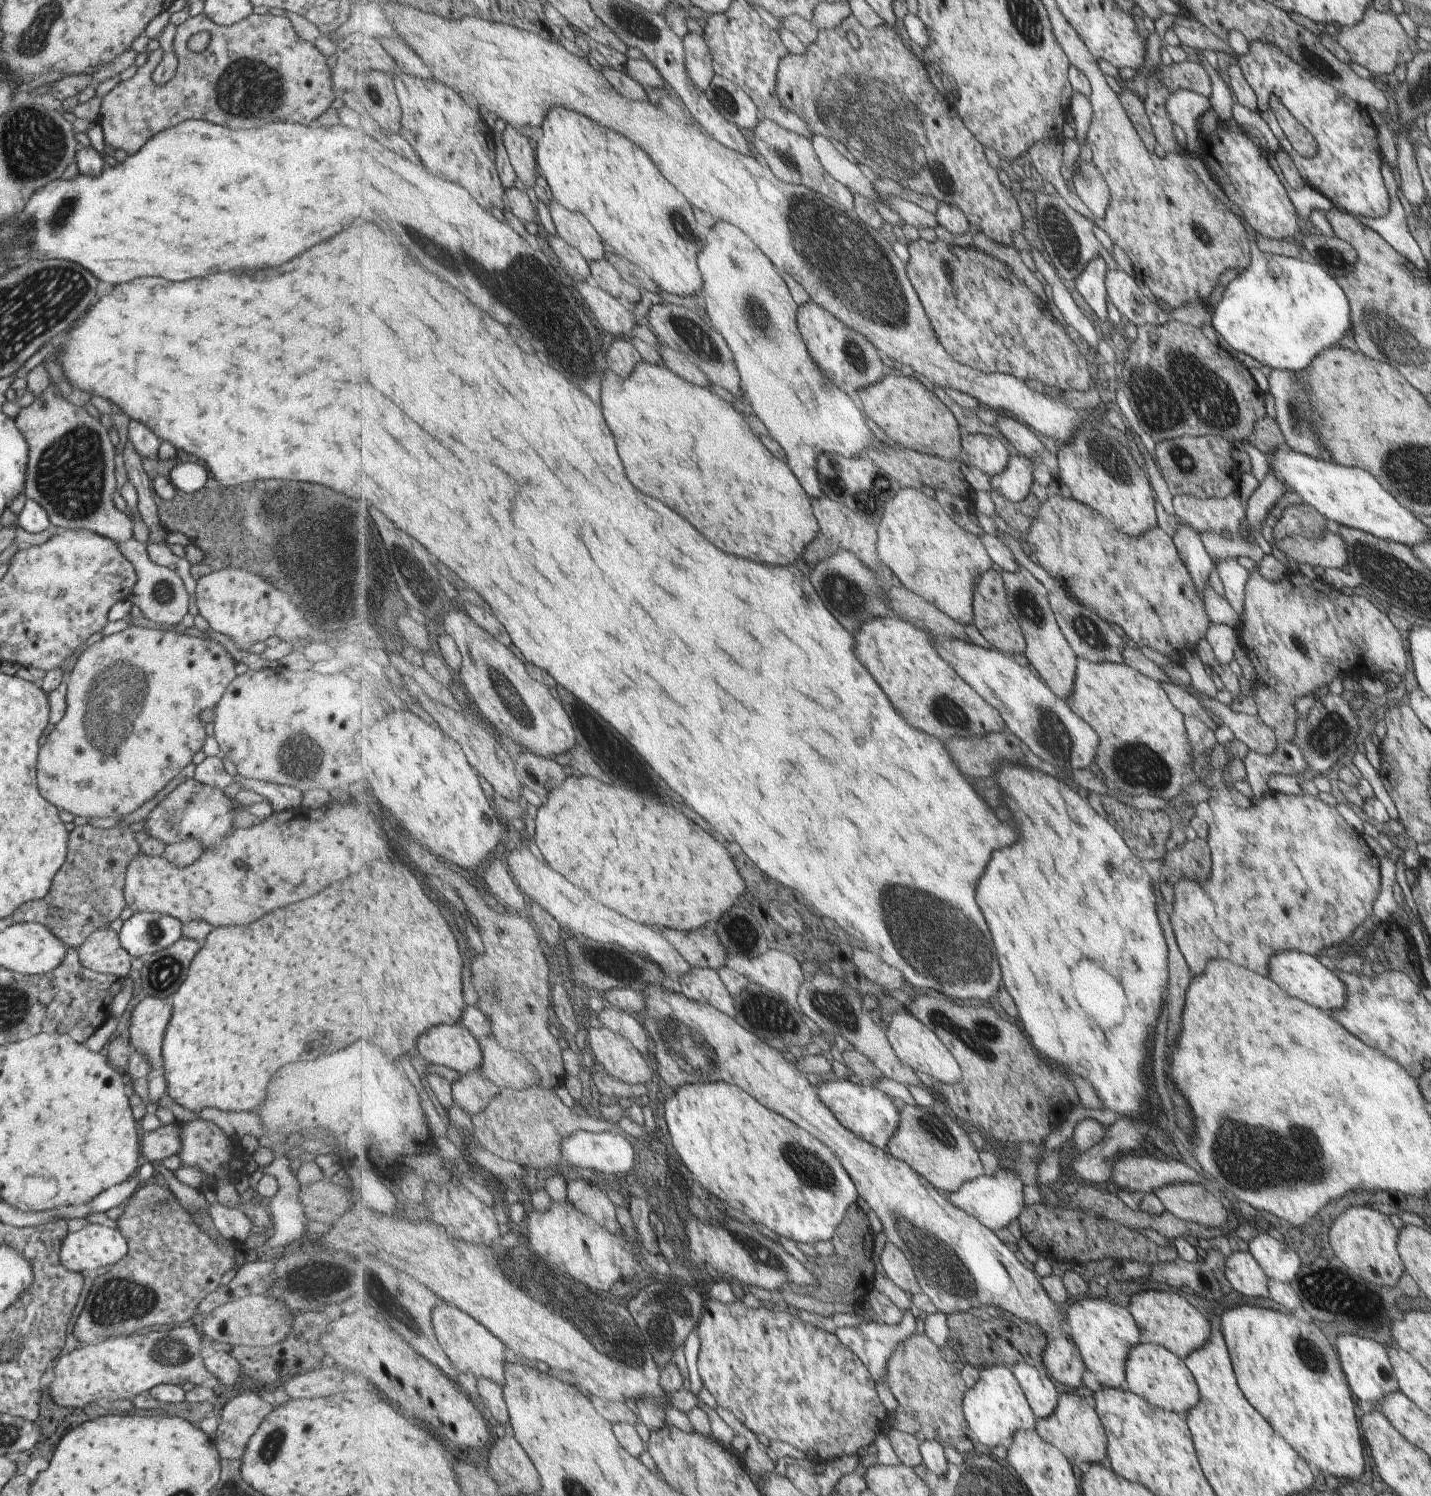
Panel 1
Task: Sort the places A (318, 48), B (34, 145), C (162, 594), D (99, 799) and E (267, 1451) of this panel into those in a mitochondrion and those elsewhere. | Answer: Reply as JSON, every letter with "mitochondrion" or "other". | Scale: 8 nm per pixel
{"A":"other","B":"mitochondrion","C":"mitochondrion","D":"other","E":"mitochondrion"}

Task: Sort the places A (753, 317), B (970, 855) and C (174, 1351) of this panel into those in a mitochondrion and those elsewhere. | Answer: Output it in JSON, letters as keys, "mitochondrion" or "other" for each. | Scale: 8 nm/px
{"A":"mitochondrion","B":"other","C":"mitochondrion"}

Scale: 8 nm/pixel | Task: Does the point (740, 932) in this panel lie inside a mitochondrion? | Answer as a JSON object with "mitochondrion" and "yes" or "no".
{"mitochondrion":"yes"}

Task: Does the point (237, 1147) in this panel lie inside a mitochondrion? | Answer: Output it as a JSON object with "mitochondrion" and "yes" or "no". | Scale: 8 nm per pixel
{"mitochondrion":"no"}

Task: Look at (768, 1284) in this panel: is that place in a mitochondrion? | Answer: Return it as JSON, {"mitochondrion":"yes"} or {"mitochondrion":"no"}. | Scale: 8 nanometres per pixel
{"mitochondrion":"no"}

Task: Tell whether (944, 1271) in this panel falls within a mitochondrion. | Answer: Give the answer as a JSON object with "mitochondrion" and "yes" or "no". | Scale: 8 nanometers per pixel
{"mitochondrion":"yes"}

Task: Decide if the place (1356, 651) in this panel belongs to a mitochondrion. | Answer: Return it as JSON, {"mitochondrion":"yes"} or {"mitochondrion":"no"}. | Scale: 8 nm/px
{"mitochondrion":"no"}

